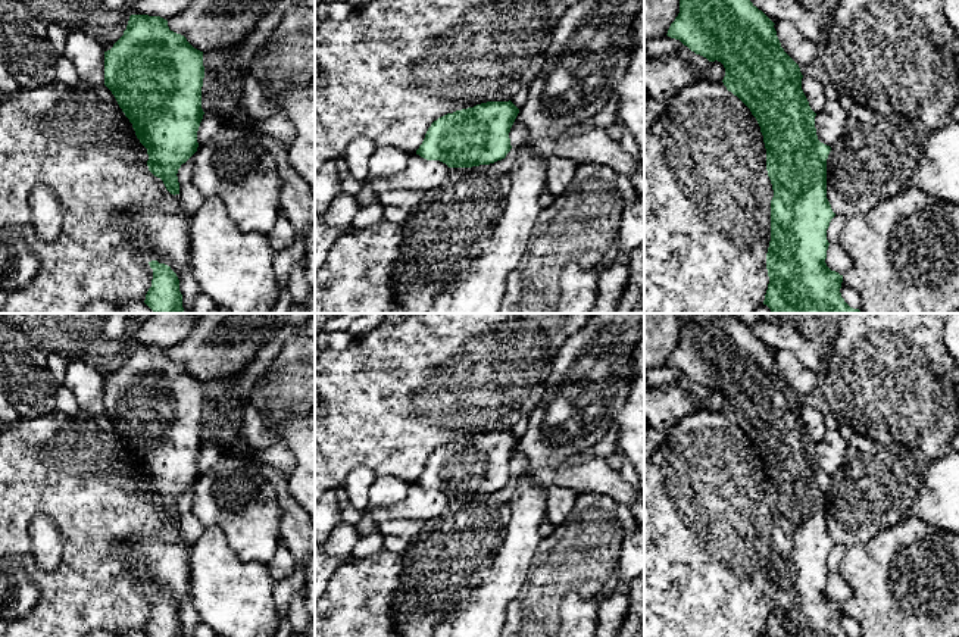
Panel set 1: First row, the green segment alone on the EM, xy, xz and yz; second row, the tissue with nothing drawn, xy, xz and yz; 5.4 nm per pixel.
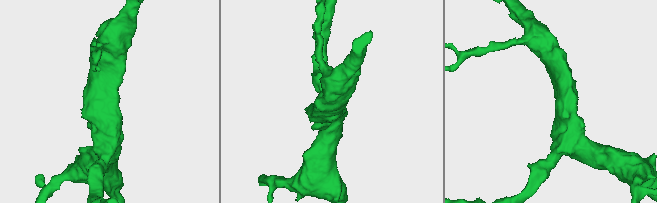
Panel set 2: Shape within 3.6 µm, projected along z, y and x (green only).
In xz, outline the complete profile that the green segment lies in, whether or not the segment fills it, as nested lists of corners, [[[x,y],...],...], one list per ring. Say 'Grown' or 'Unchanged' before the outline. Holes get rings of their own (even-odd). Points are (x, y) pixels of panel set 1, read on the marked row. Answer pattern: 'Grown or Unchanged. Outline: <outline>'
Unchanged. Outline: [[[487,102],[447,113],[431,124],[416,154],[449,168],[490,165],[510,152],[510,128],[519,109],[509,102]]]

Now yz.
Unchanged. Outline: [[[680,0],[680,13],[666,35],[680,40],[709,62],[721,62],[725,68],[724,85],[750,109],[760,127],[766,149],[766,171],[774,190],[771,241],[766,253],[769,284],[763,305],[771,313],[860,313],[841,297],[843,275],[825,263],[830,246],[827,229],[835,216],[827,199],[827,159],[831,147],[818,140],[816,113],[802,90],[803,75],[799,65],[781,47],[774,25],[750,0]]]

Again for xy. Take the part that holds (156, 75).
Unchanged. Outline: [[[131,15],[124,35],[104,51],[104,85],[132,124],[137,138],[147,149],[149,171],[160,178],[171,194],[179,194],[178,169],[199,147],[197,131],[203,119],[202,87],[204,78],[203,51],[194,49],[184,35],[169,29],[160,16]]]

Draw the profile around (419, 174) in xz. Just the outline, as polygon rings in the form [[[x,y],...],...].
[[[410,154],[403,172],[385,178],[369,178],[377,194],[390,190],[421,190],[424,193],[443,185],[450,168],[440,160],[427,160],[419,154]]]

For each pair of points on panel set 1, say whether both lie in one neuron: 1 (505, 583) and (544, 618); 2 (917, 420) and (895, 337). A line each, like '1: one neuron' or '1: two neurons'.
1: two neurons
2: one neuron

